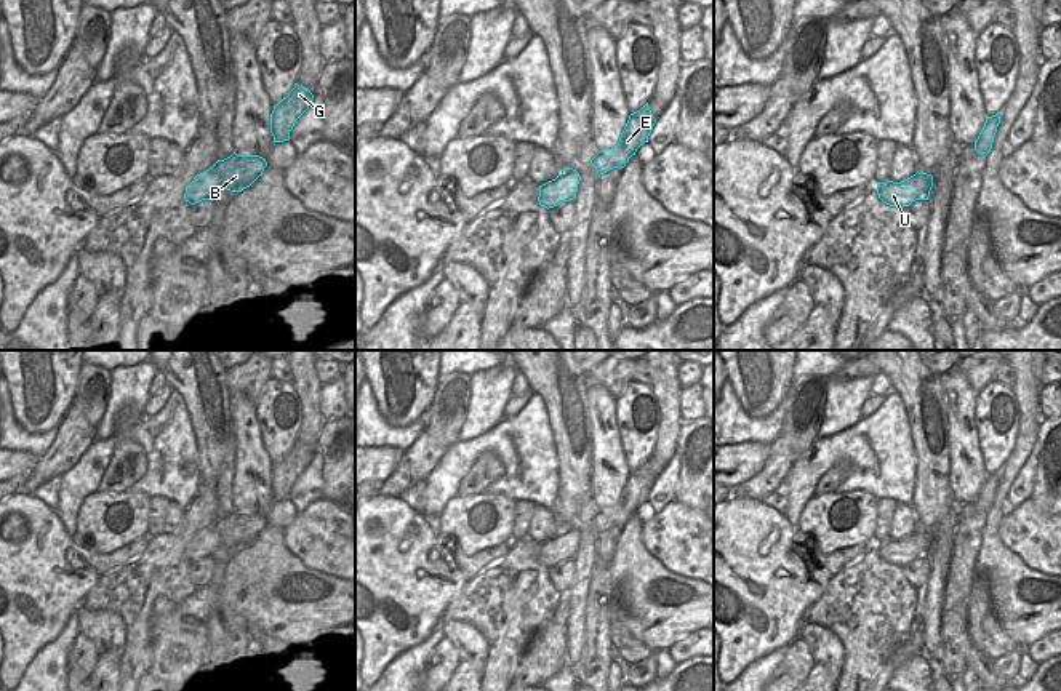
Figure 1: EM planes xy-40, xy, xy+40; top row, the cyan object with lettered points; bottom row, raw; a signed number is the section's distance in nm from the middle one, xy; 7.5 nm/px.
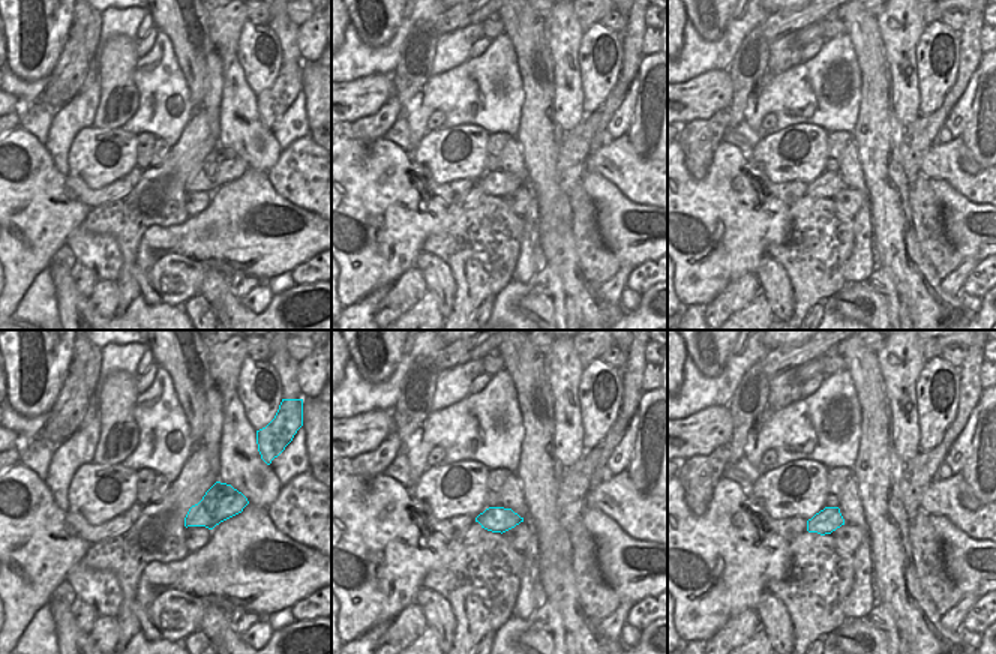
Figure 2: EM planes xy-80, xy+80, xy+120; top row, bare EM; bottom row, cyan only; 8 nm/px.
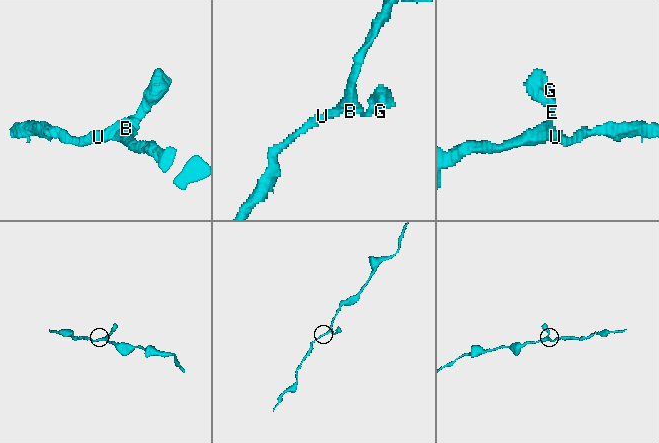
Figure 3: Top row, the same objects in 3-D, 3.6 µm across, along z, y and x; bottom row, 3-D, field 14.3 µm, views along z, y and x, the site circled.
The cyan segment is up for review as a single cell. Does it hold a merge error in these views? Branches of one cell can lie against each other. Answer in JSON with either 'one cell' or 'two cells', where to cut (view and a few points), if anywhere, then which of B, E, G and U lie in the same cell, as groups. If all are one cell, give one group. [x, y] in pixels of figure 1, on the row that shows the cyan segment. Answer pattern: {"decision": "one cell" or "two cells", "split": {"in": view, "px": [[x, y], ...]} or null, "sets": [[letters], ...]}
{"decision": "one cell", "split": null, "sets": [["B", "E", "G", "U"]]}

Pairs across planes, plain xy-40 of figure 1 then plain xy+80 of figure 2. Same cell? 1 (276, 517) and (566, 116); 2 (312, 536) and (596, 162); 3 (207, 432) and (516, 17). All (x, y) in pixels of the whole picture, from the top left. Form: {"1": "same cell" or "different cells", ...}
{"1": "same cell", "2": "same cell", "3": "same cell"}

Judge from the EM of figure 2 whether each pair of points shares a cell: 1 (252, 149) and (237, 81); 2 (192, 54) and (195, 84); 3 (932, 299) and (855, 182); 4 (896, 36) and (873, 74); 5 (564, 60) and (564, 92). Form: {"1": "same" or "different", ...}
{"1": "same", "2": "same", "3": "different", "4": "different", "5": "same"}

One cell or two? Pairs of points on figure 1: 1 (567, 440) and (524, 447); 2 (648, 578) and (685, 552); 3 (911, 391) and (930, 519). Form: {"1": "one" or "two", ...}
{"1": "two", "2": "two", "3": "one"}

